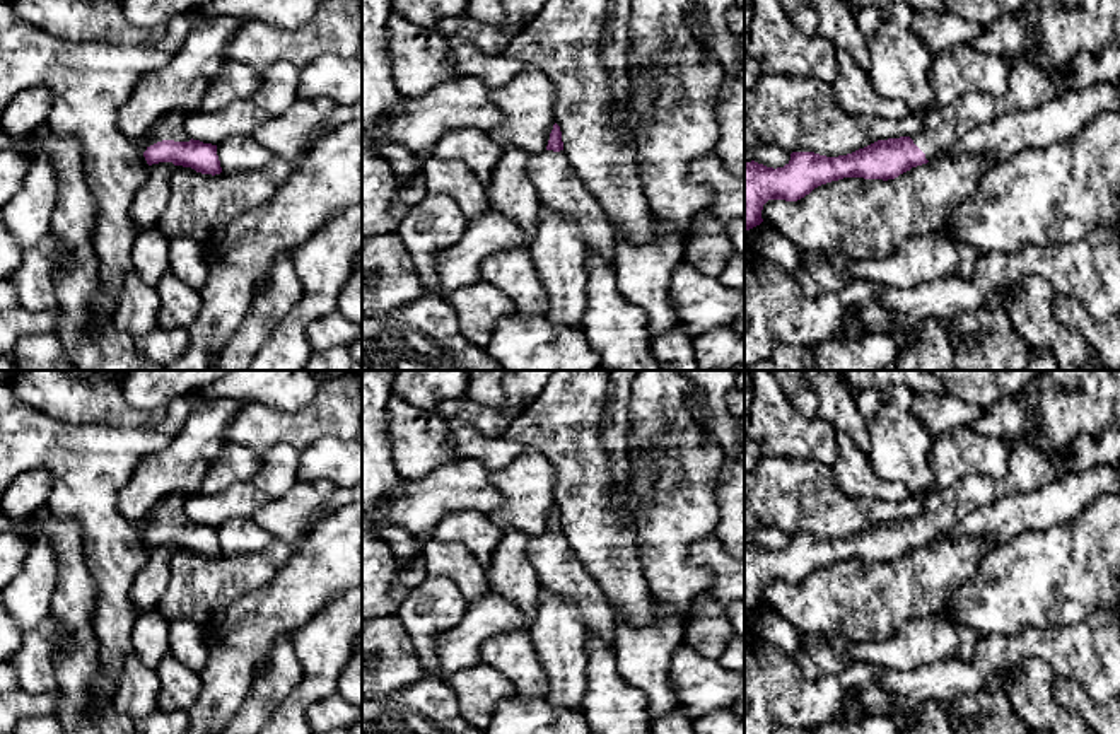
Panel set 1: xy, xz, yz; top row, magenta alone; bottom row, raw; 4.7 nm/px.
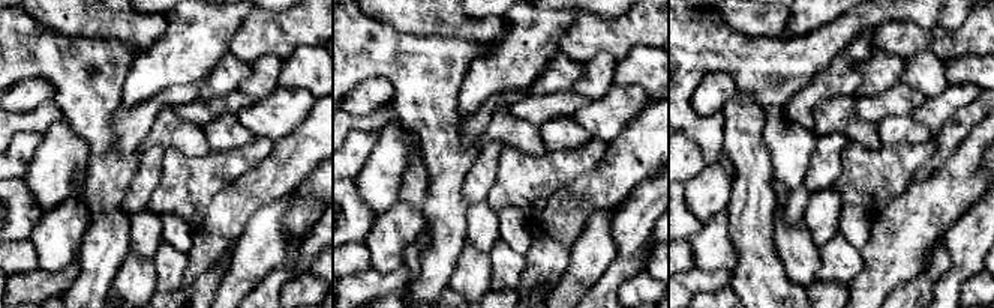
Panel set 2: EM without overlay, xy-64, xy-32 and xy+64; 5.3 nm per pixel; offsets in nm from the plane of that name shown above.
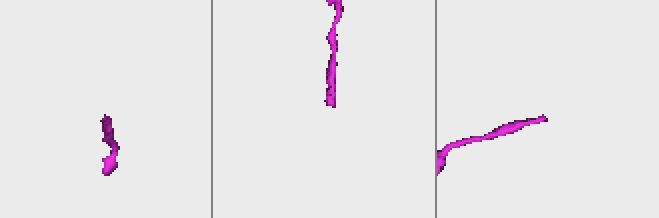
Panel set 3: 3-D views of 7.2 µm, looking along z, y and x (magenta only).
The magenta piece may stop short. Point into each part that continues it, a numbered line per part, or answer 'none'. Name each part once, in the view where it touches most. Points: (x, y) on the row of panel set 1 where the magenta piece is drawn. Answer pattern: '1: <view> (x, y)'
1: xy (171, 125)

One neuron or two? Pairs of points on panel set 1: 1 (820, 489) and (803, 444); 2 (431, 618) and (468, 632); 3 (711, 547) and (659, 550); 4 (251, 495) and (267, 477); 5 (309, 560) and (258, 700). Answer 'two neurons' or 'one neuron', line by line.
1: two neurons
2: two neurons
3: two neurons
4: two neurons
5: two neurons

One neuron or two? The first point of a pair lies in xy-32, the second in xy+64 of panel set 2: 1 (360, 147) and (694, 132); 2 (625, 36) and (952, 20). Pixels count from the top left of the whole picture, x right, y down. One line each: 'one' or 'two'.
1: two
2: two

